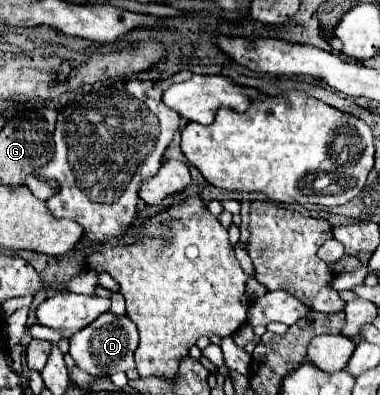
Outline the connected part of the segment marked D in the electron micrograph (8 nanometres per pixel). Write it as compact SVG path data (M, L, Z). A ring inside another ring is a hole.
M105 312L101 318L97 318L93 324L77 332L69 340L69 354L73 356L77 368L91 376L111 376L115 372L127 372L135 368L133 352L137 350L139 344L139 334L137 326L129 320L129 316L115 316L111 312Z

